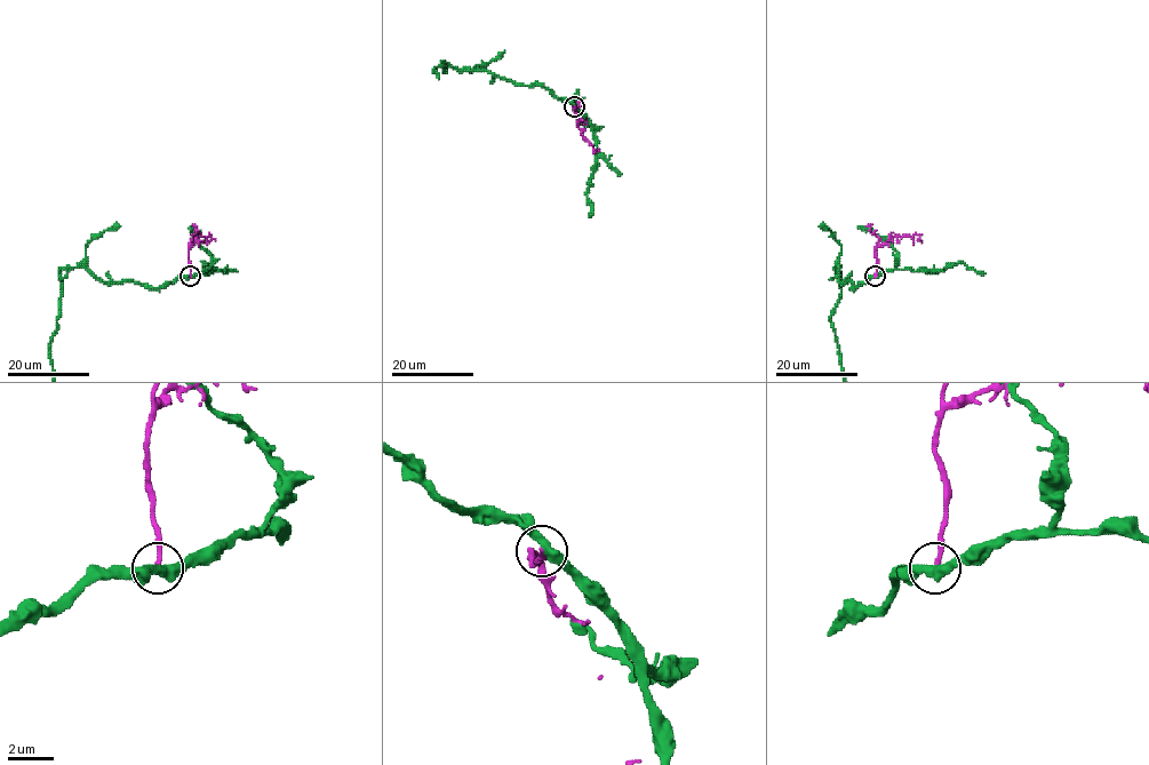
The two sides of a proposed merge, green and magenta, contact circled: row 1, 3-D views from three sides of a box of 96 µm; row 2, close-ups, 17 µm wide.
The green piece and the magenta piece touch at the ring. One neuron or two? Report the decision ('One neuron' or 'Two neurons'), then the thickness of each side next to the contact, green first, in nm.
Two neurons. Thickness 440 nm (green) against 220 nm

